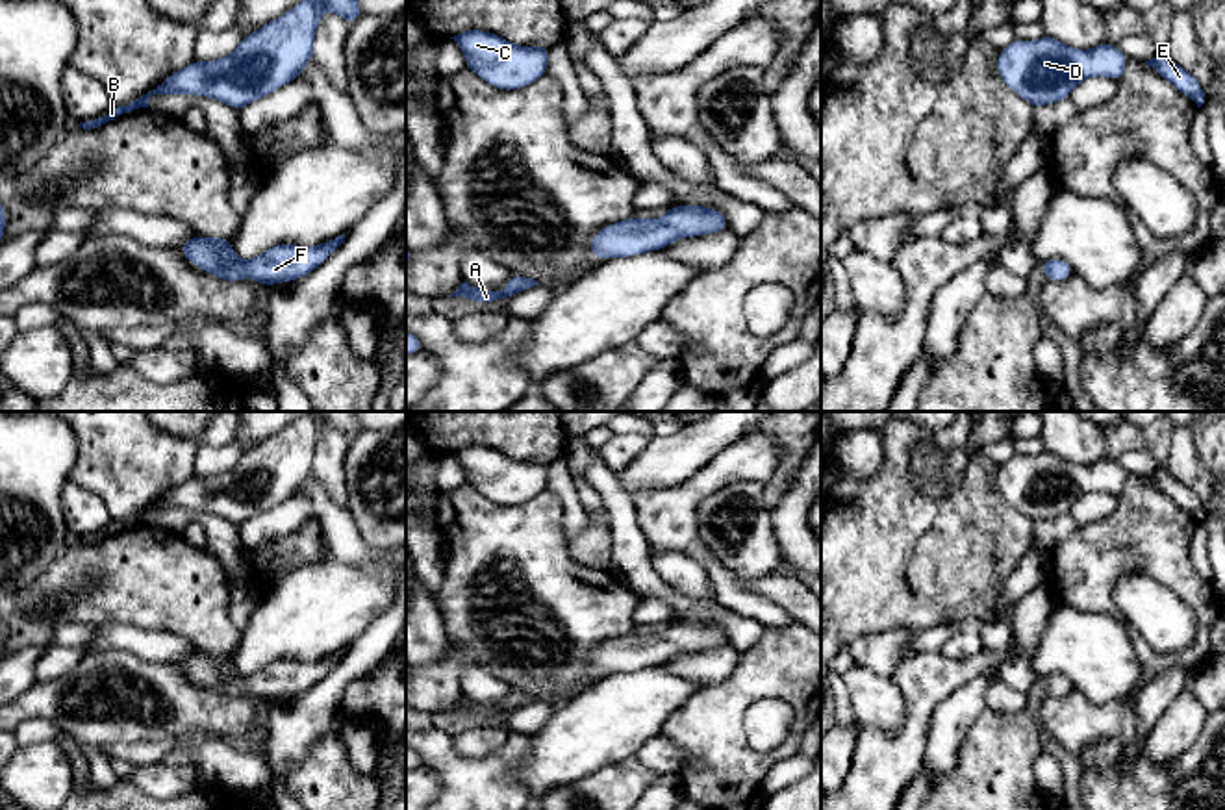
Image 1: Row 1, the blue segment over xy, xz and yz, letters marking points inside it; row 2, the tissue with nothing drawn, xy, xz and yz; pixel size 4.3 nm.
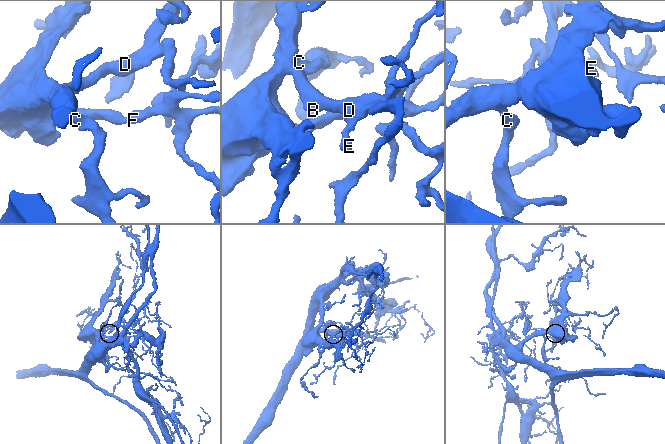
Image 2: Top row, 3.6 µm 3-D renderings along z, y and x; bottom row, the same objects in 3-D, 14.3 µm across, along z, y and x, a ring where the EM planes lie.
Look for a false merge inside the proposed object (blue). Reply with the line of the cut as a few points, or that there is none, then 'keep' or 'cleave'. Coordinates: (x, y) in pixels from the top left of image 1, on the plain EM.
cut none; keep

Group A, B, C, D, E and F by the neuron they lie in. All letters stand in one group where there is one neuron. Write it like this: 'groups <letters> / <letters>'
groups A B C D E F

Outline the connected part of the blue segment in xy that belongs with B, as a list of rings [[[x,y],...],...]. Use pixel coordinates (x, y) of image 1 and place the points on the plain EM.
[[[308,411],[245,450],[232,469],[206,478],[195,475],[141,513],[124,521],[111,519],[104,532],[78,541],[98,543],[133,525],[148,523],[152,510],[209,512],[239,526],[298,493],[313,475],[313,454],[324,424],[332,424],[347,439],[363,430],[356,411]]]

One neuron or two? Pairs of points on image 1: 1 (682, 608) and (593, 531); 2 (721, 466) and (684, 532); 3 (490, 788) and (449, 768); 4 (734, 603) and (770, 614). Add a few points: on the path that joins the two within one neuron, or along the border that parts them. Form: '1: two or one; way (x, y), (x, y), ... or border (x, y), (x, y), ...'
1: two; border (608, 525), (612, 536), (612, 571)
2: one; way (705, 482), (684, 503), (684, 516)
3: one; way (480, 788), (469, 788), (458, 777)
4: one; way (744, 603), (760, 608)

